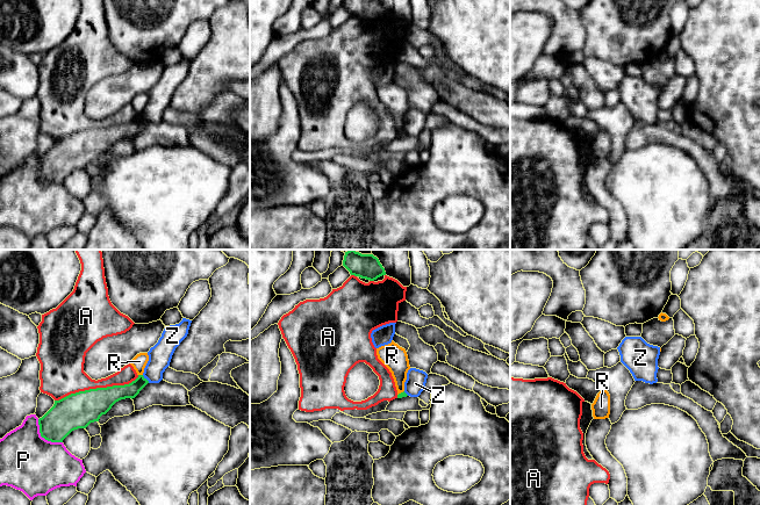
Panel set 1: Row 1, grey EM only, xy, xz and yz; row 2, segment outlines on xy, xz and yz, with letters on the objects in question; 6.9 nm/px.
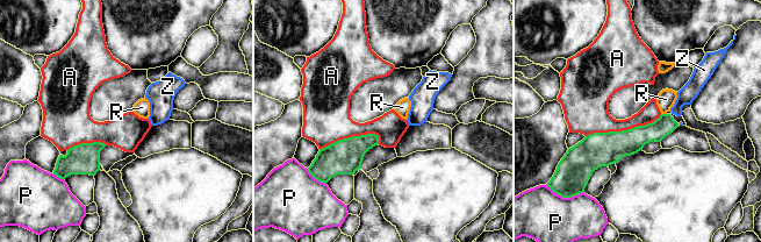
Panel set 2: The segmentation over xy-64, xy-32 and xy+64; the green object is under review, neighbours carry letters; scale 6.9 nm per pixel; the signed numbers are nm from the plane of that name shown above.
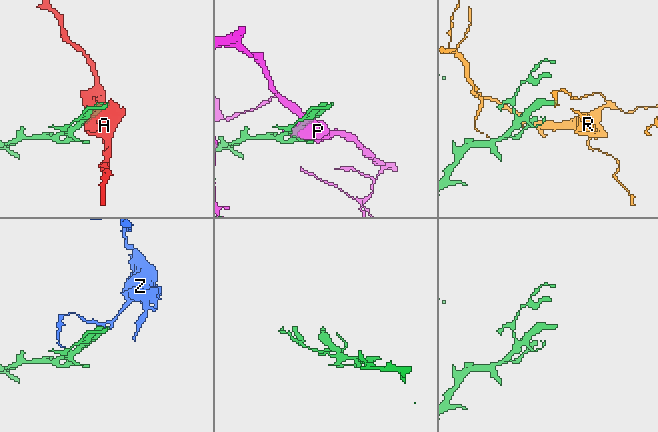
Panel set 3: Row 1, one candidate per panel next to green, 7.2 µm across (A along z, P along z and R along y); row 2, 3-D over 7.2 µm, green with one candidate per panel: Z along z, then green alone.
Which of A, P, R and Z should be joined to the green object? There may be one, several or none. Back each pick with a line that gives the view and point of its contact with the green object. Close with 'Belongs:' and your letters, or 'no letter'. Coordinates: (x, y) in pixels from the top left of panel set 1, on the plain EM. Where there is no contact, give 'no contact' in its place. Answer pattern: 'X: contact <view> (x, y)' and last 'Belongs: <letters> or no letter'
Belongs: no letter

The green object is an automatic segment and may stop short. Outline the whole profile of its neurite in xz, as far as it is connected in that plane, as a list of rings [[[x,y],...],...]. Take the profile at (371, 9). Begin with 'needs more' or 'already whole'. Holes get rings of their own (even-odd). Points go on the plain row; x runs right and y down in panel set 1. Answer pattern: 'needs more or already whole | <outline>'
already whole | [[[343,0],[343,6],[351,15],[370,21],[386,15],[385,8],[379,0]]]

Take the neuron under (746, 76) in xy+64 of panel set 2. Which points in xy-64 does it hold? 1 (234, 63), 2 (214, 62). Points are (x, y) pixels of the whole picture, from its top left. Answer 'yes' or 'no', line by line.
1: yes
2: yes

